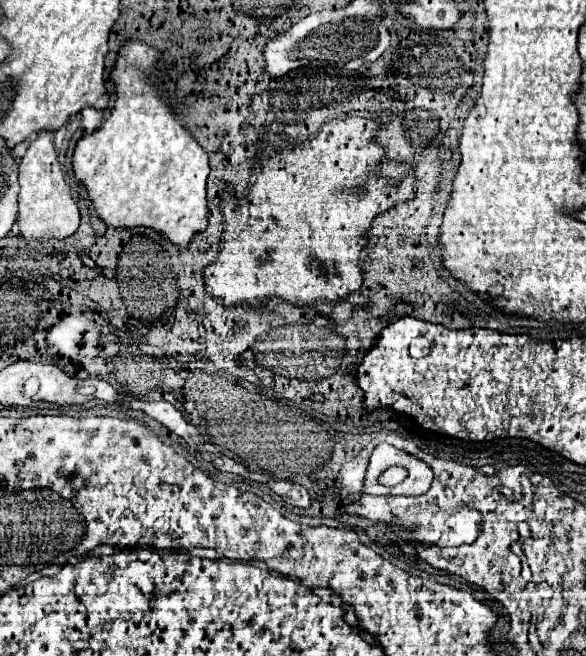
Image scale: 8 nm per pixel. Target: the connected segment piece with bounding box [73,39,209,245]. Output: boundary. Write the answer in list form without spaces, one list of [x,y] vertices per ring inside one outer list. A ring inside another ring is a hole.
[[[125,39],[111,73],[117,85],[117,101],[101,127],[79,139],[73,153],[73,171],[85,185],[95,211],[105,223],[113,227],[153,227],[173,243],[187,245],[197,231],[207,227],[205,183],[209,175],[209,155],[197,143],[195,135],[183,125],[183,117],[167,103],[163,91],[155,85],[153,79],[157,63],[157,47],[151,47],[141,39]]]

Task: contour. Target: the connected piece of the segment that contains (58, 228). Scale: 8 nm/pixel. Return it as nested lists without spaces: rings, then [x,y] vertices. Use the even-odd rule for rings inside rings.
[[[43,131],[31,141],[27,153],[19,165],[19,233],[31,239],[65,239],[73,235],[79,227],[79,207],[71,195],[71,187],[65,181],[65,173],[57,159],[57,149],[53,143],[53,131]]]

